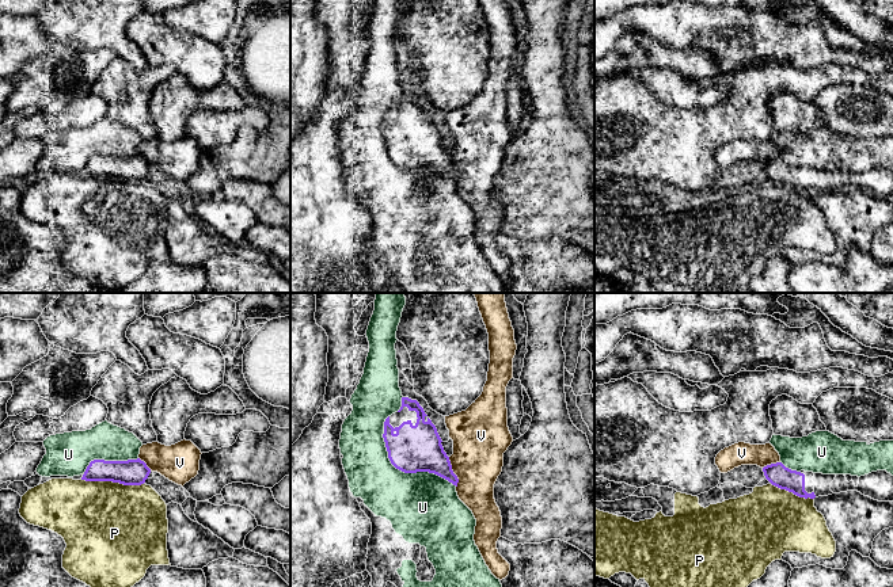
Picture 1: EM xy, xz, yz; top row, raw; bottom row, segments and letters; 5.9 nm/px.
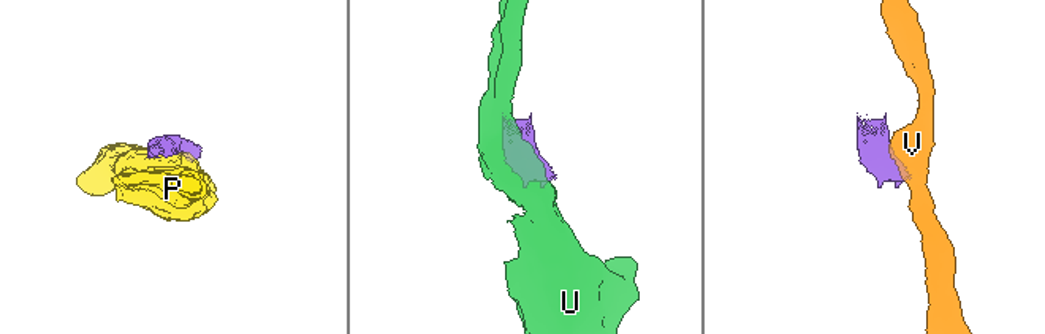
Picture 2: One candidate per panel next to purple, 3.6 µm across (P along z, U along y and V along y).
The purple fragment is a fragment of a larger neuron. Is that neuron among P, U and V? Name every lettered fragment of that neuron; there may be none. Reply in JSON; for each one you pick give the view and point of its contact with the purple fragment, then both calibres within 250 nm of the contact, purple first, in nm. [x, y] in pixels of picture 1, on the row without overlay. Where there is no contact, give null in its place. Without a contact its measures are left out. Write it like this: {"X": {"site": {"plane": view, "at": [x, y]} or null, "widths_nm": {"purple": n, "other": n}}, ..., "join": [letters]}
{"join": []}

